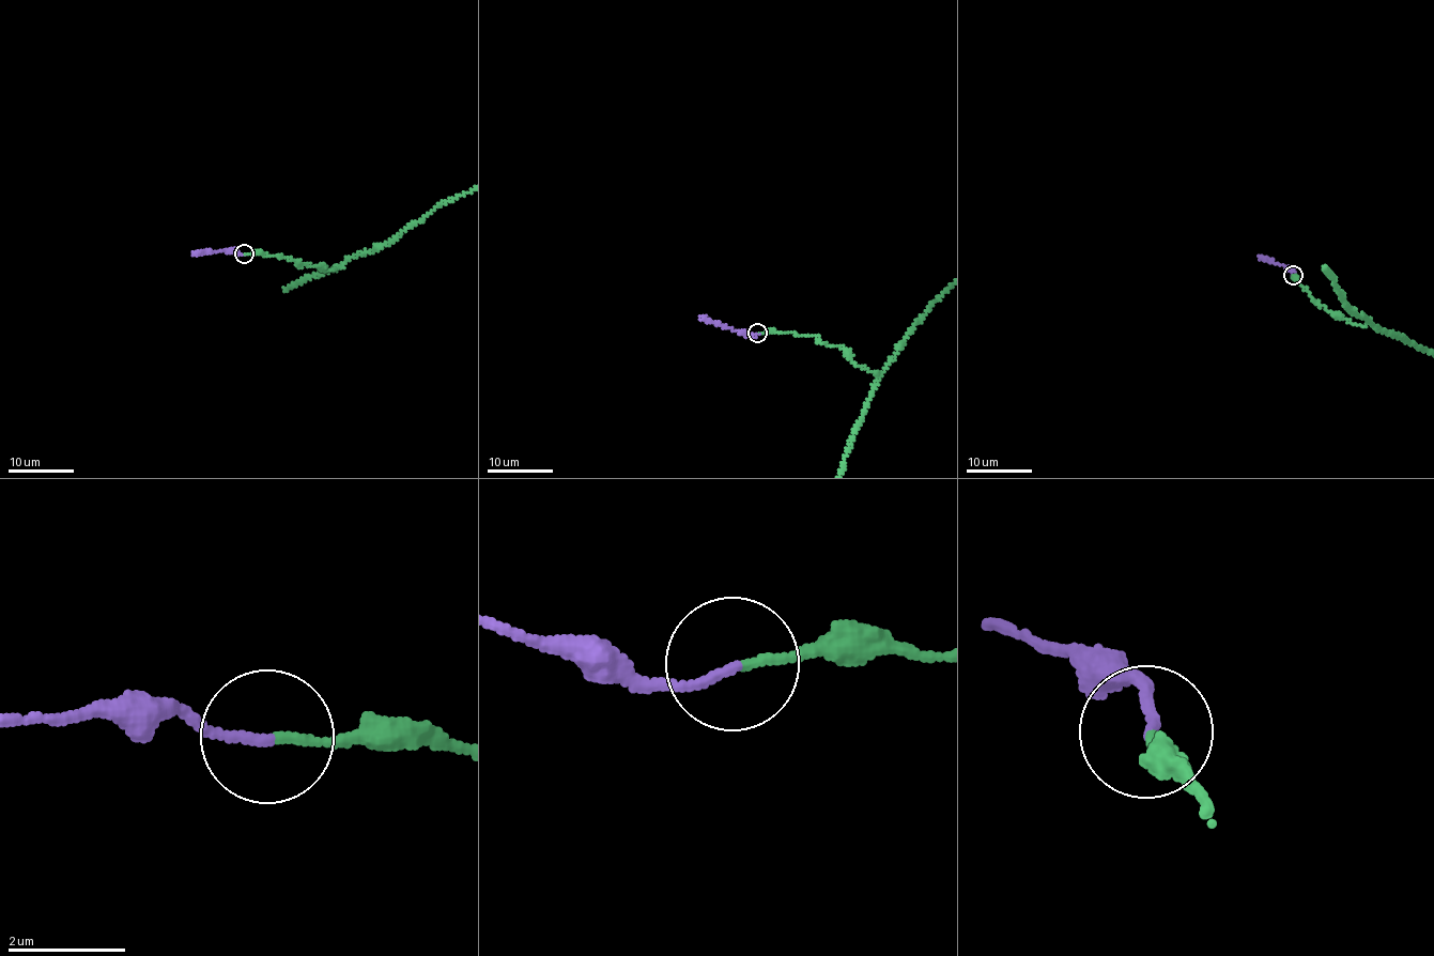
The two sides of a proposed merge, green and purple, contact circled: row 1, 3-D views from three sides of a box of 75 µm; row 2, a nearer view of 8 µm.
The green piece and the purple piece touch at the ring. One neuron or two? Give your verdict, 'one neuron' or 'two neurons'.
one neuron

